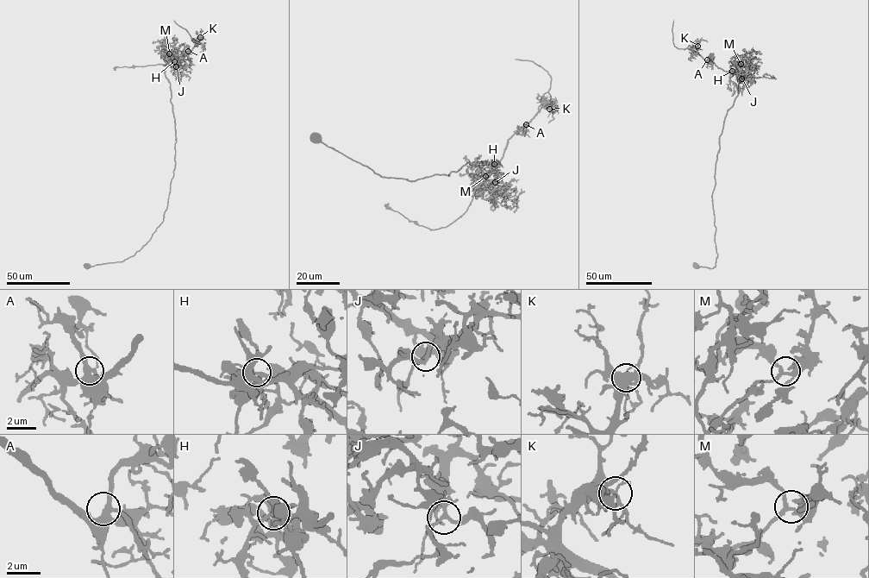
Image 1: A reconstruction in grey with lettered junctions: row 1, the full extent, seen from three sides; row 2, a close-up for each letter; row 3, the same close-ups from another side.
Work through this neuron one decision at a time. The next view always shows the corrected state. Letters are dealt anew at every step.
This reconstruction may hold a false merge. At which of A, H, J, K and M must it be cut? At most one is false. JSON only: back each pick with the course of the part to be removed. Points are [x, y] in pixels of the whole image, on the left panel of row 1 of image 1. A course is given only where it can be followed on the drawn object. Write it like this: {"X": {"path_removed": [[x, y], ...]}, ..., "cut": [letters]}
{"H": {"path_removed": [[174, 60], [178, 61], [184, 52], [189, 52], [200, 40], [196, 41], [174, 20]]}, "cut": ["H"]}

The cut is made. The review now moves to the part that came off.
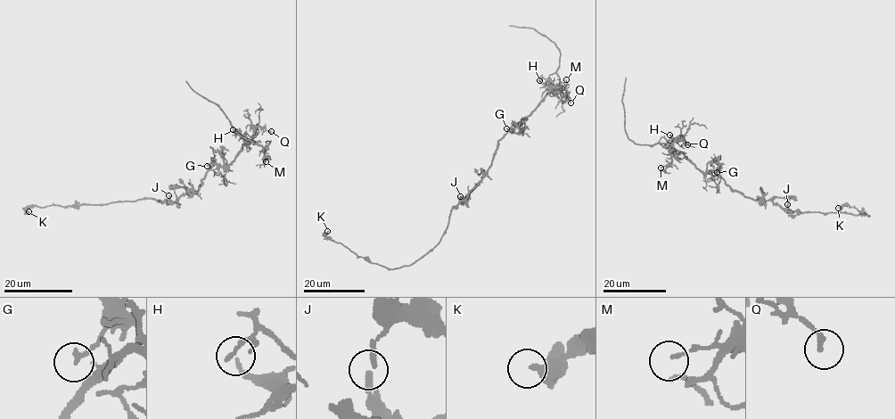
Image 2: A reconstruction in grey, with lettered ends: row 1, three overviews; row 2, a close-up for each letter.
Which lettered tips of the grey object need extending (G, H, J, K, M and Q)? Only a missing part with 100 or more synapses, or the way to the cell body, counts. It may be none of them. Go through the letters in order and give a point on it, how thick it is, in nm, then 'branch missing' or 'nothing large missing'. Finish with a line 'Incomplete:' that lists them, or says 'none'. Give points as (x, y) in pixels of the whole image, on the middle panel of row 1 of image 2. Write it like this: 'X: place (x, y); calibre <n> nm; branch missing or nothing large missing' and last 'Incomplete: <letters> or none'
G: place (506, 128); calibre 130 nm; nothing large missing
H: place (539, 80); calibre 200 nm; nothing large missing
J: place (460, 196); calibre 220 nm; nothing large missing
K: place (327, 231); calibre 340 nm; nothing large missing
M: place (566, 79); calibre 100 nm; nothing large missing
Q: place (570, 102); calibre 200 nm; nothing large missing
Incomplete: none

